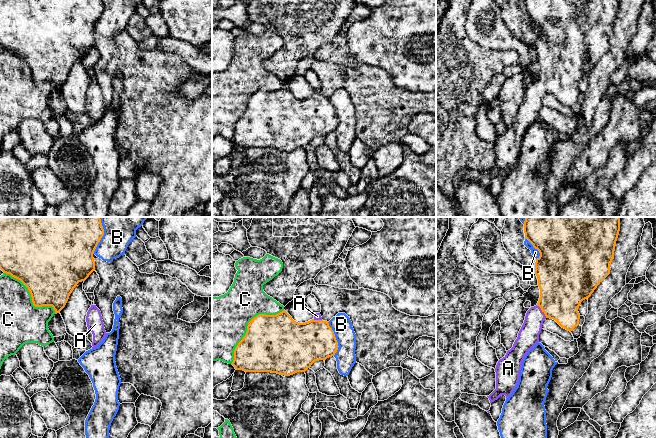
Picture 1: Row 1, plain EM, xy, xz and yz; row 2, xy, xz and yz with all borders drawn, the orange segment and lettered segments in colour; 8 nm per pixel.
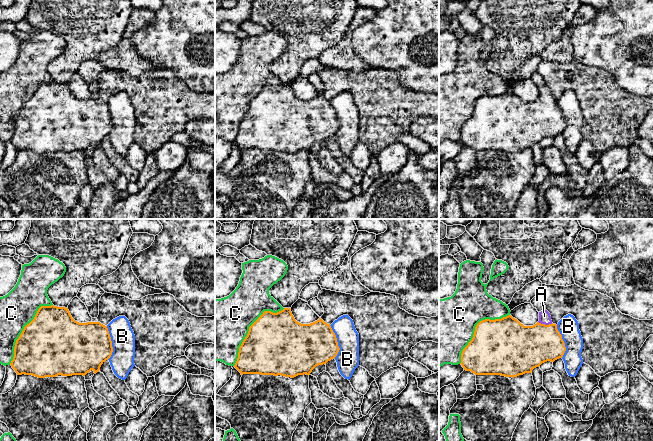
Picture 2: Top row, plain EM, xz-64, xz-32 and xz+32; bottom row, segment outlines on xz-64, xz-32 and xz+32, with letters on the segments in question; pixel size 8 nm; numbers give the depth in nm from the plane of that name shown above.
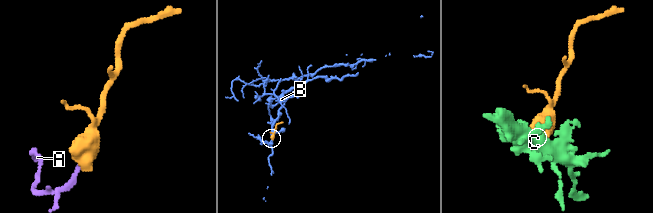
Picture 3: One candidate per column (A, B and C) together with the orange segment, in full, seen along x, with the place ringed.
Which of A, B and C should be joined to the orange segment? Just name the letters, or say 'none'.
A

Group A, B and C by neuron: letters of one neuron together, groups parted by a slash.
A / B / C

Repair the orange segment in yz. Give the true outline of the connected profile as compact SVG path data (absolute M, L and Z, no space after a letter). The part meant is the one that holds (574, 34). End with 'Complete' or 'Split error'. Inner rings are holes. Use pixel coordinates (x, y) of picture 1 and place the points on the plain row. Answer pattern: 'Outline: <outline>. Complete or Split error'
Outline: M524 0L525 15L540 29L535 38L540 74L537 81L527 87L513 123L496 141L496 165L487 172L490 179L501 171L508 175L517 163L524 133L539 119L545 94L555 96L570 108L579 101L581 78L610 50L619 7L620 0Z. Split error

